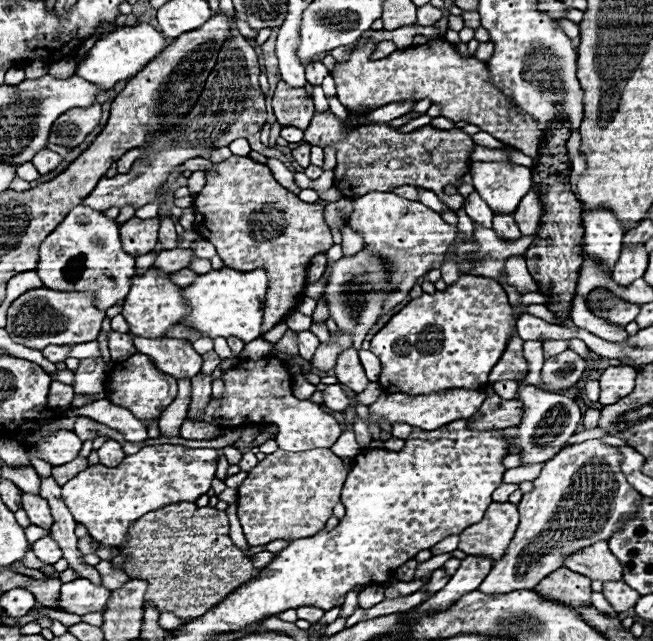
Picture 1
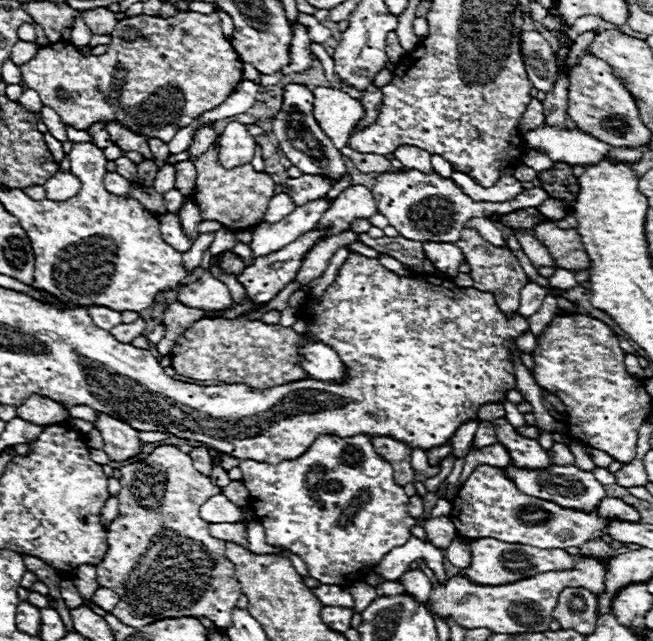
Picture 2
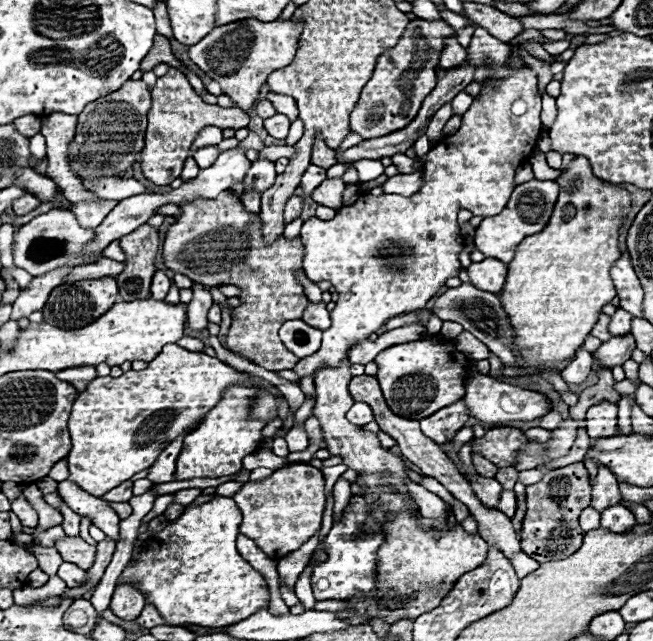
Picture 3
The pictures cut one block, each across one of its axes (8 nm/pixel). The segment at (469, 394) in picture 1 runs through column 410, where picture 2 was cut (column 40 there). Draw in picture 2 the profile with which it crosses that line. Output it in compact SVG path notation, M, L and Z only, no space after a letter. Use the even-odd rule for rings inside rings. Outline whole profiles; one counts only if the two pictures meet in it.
M38 394L28 398L28 402L24 402L24 406L20 406L20 408L16 408L16 412L18 412L18 418L22 418L30 424L36 424L36 426L58 424L58 422L72 418L62 404L58 404L46 396L38 396Z

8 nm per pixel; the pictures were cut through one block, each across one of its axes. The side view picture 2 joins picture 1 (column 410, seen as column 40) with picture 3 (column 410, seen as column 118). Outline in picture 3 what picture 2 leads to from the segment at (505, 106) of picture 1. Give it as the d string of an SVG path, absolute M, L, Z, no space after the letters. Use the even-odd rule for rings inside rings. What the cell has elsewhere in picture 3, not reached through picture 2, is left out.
M410 20L410 26L406 26L398 44L380 54L374 76L364 86L358 104L350 114L350 130L362 140L370 140L406 128L416 118L424 98L436 86L436 66L450 34L456 34L456 30L444 20Z

